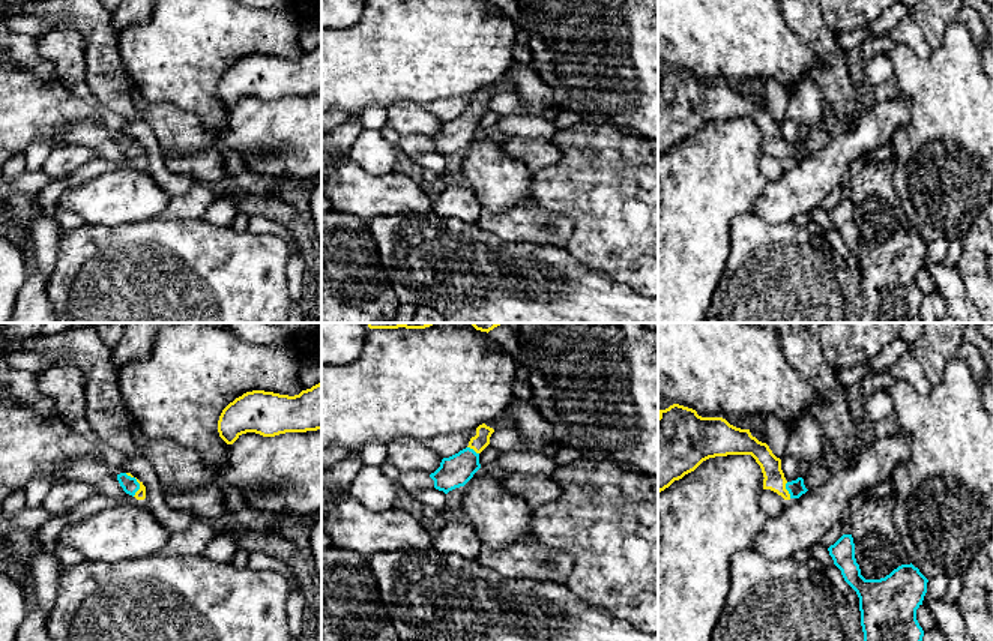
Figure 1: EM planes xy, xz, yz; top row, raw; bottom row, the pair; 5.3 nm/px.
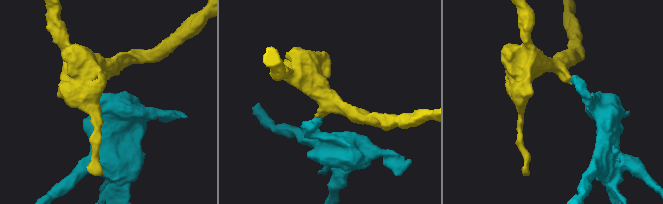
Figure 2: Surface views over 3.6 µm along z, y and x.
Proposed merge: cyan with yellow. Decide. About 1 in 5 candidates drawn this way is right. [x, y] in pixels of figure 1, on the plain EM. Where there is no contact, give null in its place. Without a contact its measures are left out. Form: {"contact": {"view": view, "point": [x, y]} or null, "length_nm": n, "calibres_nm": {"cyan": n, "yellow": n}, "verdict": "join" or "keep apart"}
{"contact": {"view": "xy", "point": [137, 146]}, "length_nm": 140, "calibres_nm": {"cyan": 90, "yellow": 60}, "verdict": "join"}

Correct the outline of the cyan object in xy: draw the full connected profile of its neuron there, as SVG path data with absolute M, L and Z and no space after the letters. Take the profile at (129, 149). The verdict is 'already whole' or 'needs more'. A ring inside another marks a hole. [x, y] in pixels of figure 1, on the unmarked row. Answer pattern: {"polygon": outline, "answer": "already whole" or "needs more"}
{"polygon": "M131 137L117 138L117 144L126 158L135 161L137 164L146 162L146 150Z", "answer": "needs more"}

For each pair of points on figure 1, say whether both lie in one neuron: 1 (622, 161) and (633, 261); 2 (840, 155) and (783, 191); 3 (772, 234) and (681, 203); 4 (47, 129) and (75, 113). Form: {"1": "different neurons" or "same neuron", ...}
{"1": "same neuron", "2": "same neuron", "3": "different neurons", "4": "same neuron"}

